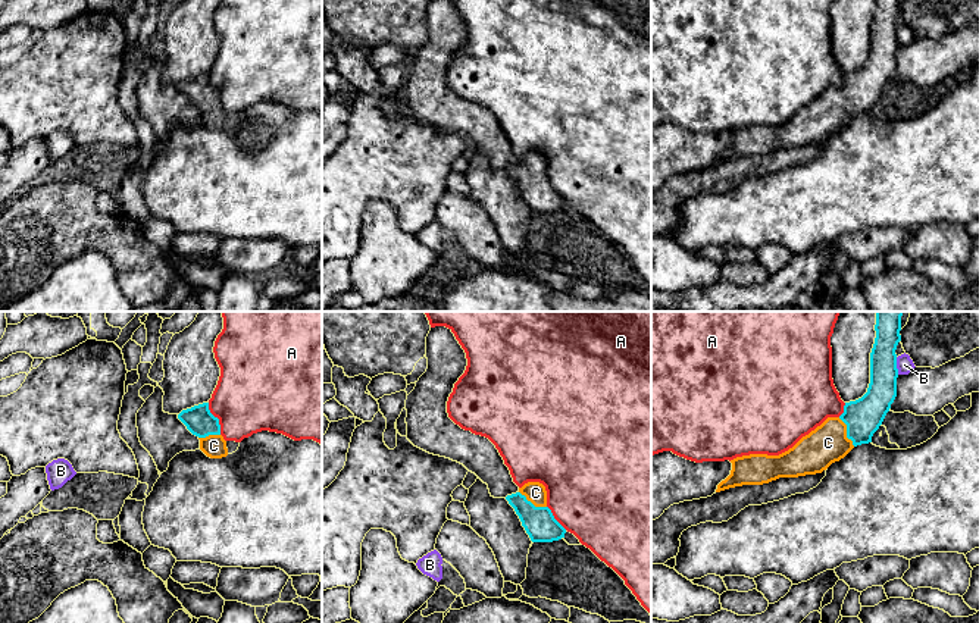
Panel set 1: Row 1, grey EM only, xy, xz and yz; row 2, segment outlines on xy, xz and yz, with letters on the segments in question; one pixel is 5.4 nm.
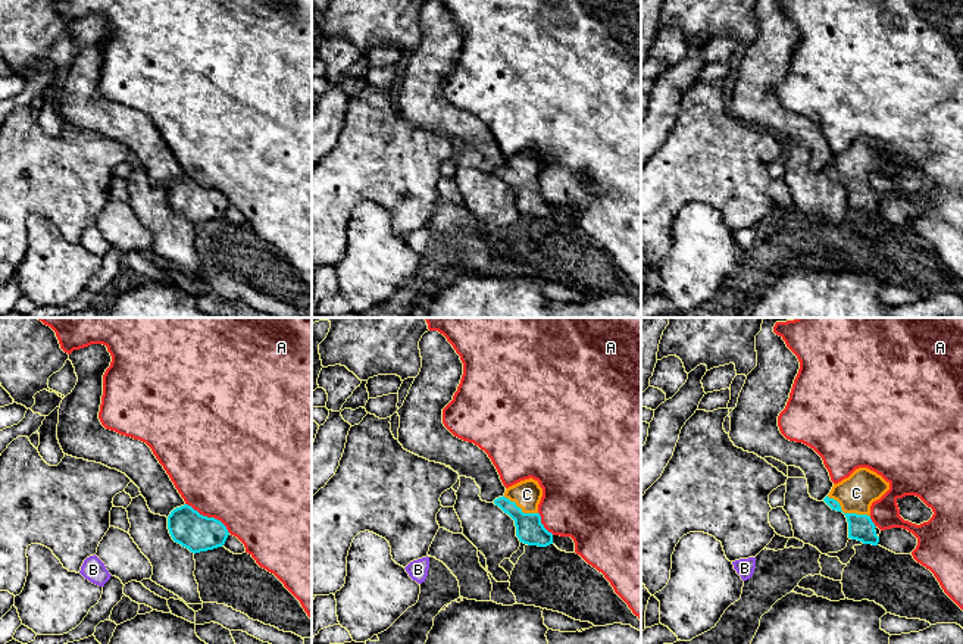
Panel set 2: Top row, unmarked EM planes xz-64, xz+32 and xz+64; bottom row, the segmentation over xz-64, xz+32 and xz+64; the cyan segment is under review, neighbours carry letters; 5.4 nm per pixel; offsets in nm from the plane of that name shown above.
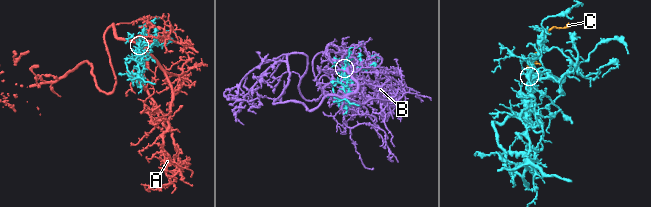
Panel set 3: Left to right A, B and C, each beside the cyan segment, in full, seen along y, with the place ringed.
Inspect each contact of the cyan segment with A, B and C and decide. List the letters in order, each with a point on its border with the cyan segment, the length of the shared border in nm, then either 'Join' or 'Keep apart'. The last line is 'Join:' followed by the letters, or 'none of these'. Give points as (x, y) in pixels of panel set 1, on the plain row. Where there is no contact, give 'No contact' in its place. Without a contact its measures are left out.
A: Touches cyan at xy (218, 90). Shared border 190 nm. Keep apart
B: Touches cyan at yz (895, 37). Shared border 100 nm. Keep apart
C: Touches cyan at yz (847, 103). Shared border 180 nm. Join
Join: C

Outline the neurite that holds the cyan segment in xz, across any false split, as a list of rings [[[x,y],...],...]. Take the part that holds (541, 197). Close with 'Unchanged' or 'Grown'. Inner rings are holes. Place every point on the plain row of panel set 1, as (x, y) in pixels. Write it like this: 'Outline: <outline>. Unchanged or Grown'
Outline: [[[528,153],[506,170],[514,179],[532,213],[553,213],[564,209],[566,200],[547,178],[547,162],[539,153]]]. Grown

